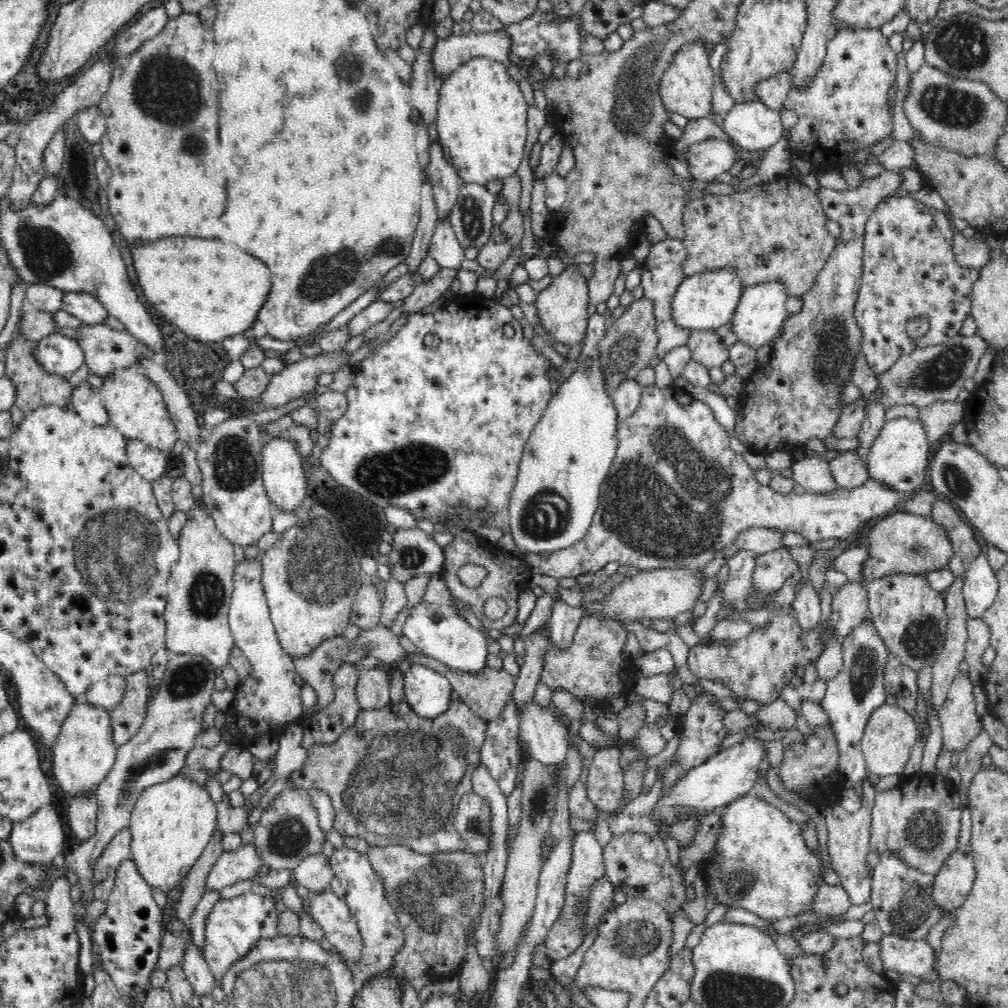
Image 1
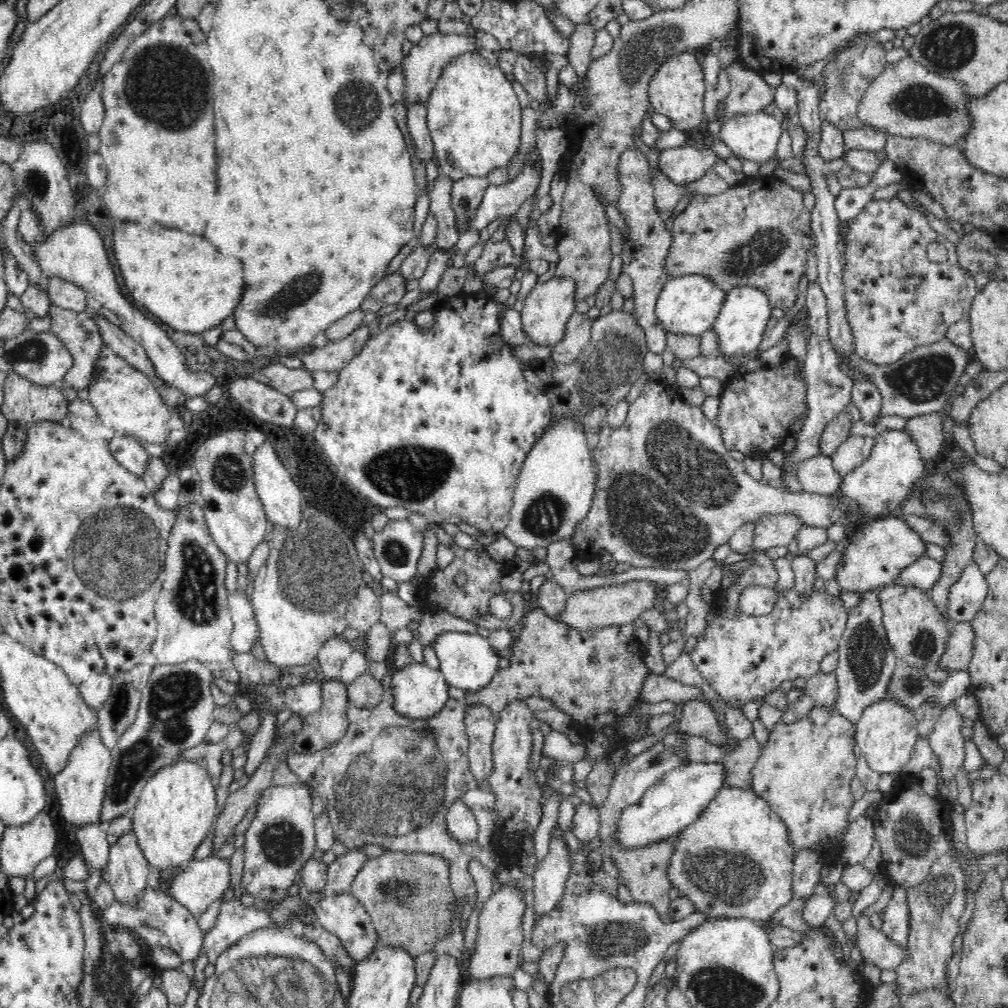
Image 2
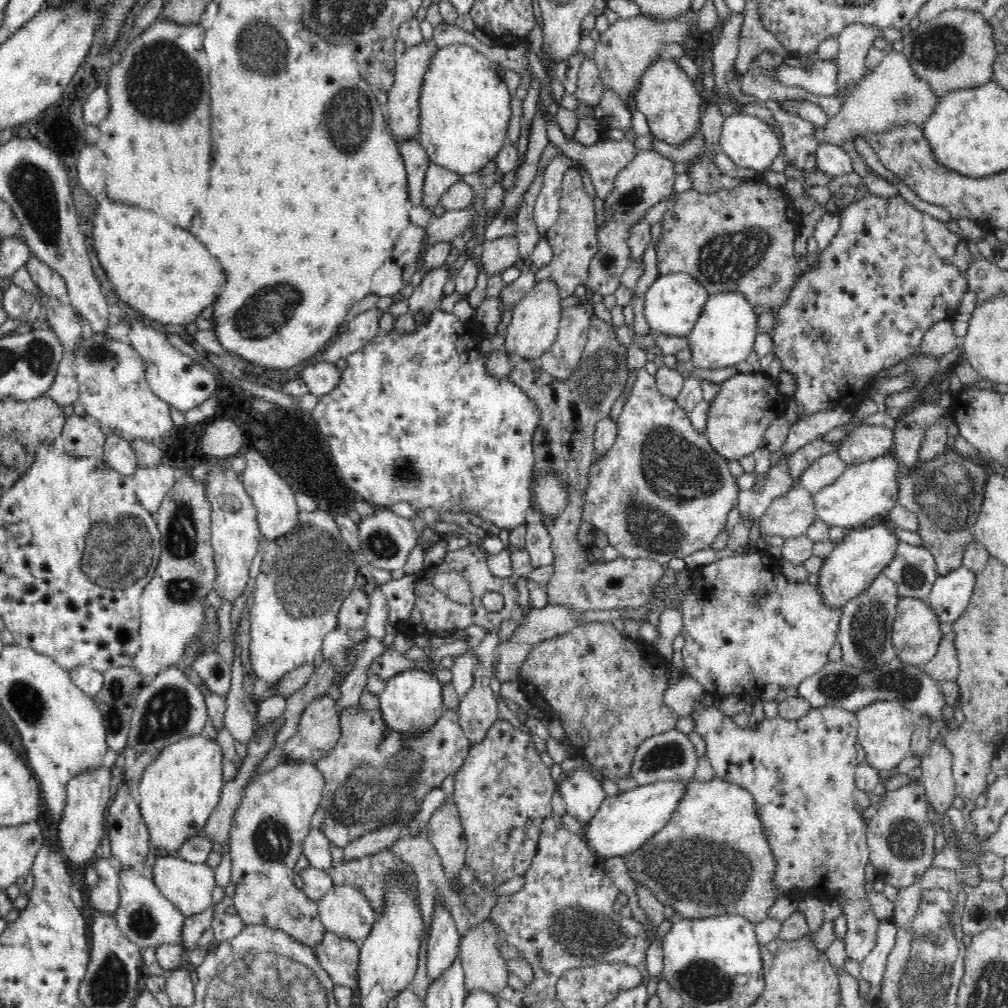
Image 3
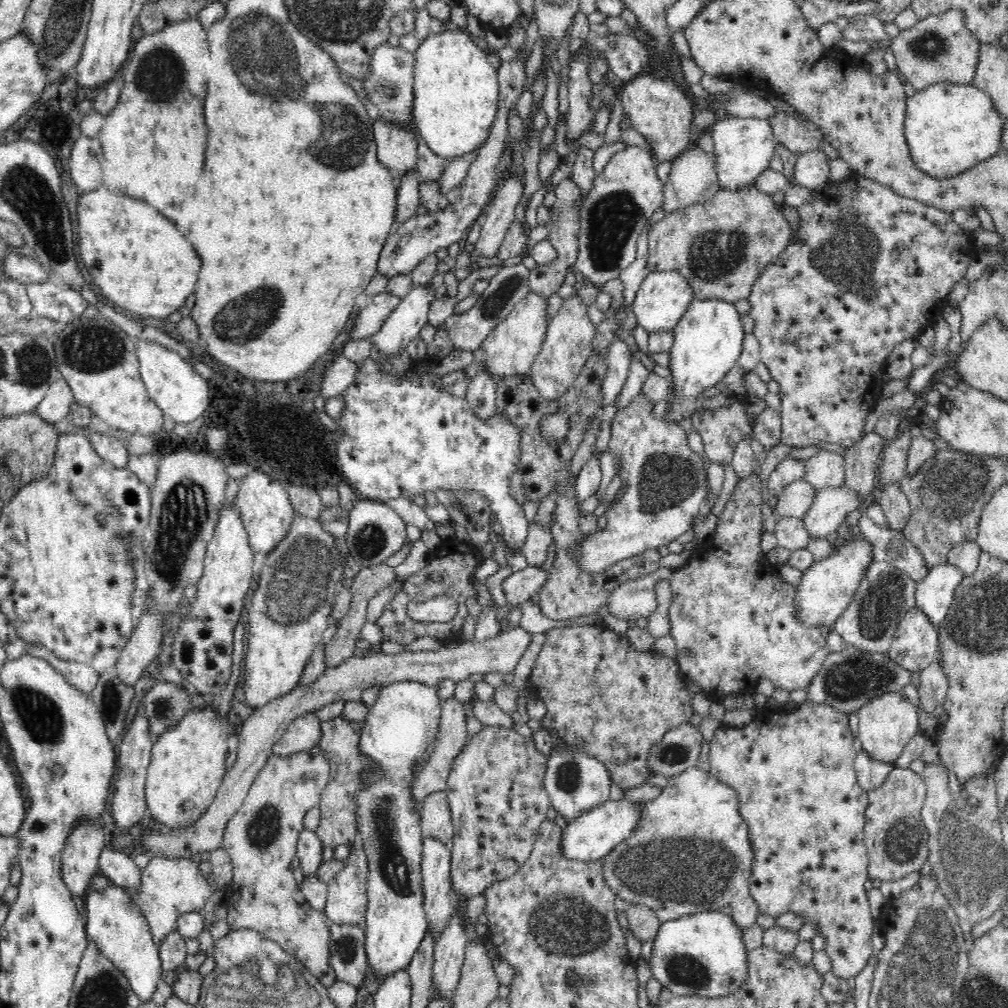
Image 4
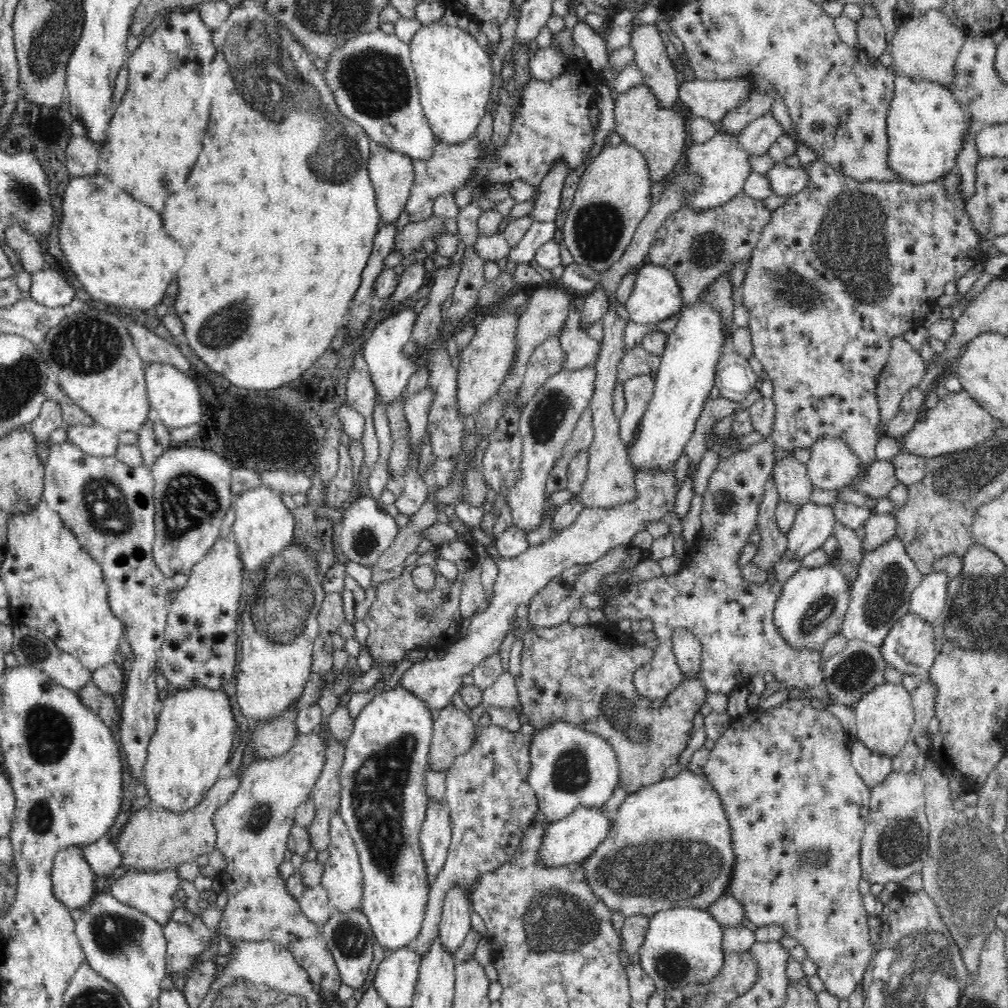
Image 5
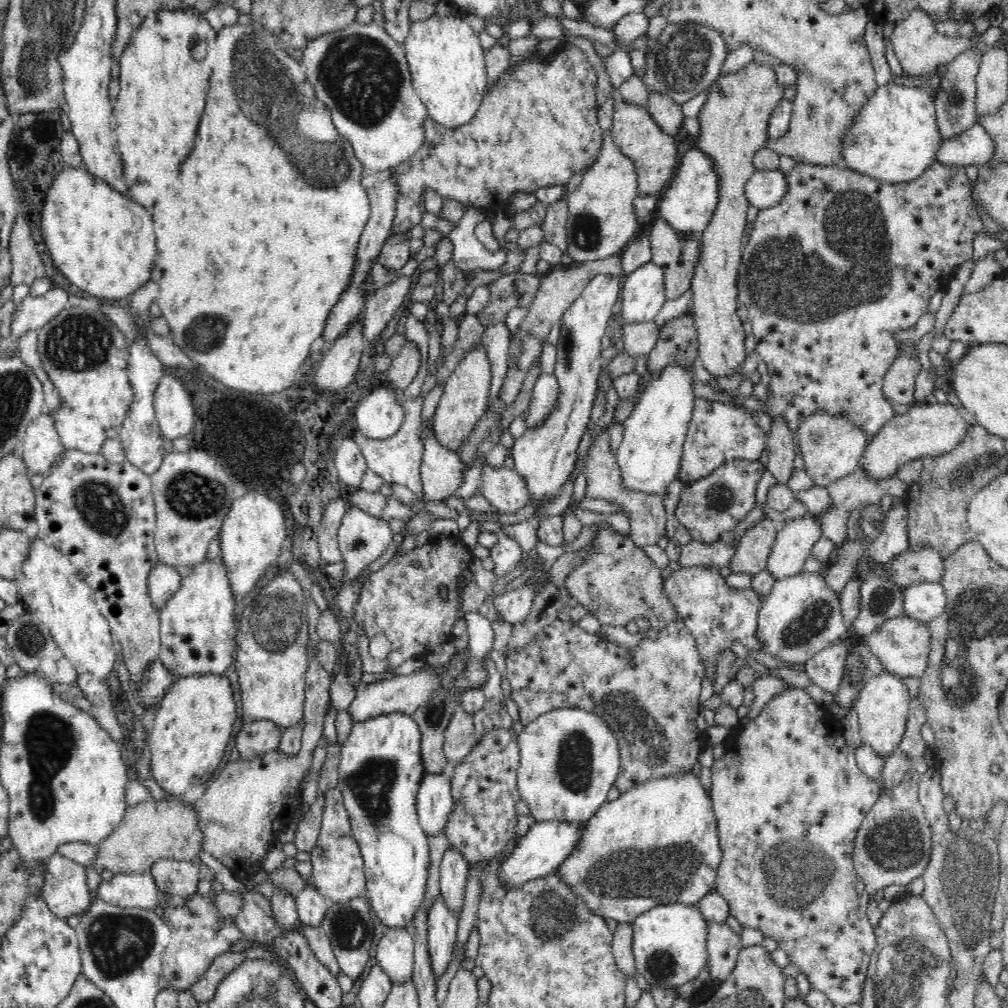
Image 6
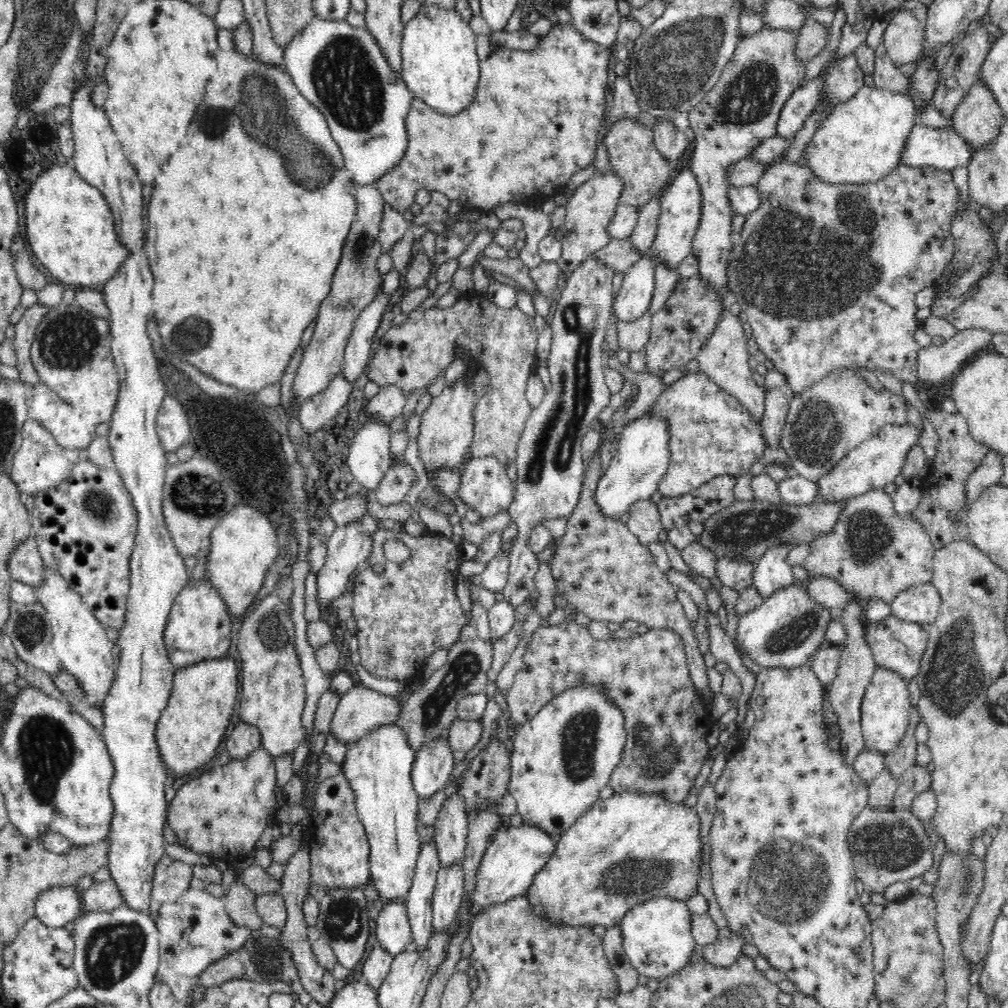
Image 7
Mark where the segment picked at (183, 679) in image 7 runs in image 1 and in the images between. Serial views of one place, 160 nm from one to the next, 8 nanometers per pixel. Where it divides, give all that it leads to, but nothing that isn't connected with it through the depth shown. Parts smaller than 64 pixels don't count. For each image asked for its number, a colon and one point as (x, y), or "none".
1: (172, 822)
2: (174, 812)
3: (178, 791)
4: (187, 765)
5: (190, 749)
6: (193, 724)

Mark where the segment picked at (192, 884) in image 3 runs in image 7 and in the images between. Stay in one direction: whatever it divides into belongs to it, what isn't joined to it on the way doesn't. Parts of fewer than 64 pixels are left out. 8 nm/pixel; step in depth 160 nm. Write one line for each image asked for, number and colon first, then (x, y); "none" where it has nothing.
4: (168, 888)
5: (153, 892)
6: (127, 890)
7: (103, 896)

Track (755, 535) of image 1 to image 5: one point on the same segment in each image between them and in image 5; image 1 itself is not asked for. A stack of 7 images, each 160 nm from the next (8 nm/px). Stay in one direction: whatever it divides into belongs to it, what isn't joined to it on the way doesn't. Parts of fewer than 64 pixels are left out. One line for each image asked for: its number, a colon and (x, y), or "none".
2: (773, 531)
3: (789, 516)
4: (797, 498)
5: (793, 485)

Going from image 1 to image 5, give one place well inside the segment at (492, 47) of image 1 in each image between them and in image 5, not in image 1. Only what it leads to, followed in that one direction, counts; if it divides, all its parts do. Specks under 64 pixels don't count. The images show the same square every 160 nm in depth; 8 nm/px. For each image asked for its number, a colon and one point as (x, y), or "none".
2: (421, 68)
3: (404, 121)
4: (396, 149)
5: (391, 172)

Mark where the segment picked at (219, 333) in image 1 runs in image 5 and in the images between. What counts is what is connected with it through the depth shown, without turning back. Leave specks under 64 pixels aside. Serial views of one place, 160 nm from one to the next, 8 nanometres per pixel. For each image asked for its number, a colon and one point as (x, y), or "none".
2: (182, 279)
3: (163, 272)
4: (139, 261)
5: (115, 245)

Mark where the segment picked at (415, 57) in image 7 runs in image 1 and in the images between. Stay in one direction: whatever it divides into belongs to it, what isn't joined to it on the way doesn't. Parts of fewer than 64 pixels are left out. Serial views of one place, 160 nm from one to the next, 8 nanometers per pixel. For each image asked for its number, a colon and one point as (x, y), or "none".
1: (481, 121)
2: (473, 115)
3: (465, 109)
4: (456, 91)
5: (454, 74)
6: (447, 66)

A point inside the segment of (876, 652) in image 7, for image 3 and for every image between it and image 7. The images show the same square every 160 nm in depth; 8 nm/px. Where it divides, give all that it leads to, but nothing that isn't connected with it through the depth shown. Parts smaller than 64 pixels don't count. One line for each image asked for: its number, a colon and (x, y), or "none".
3: (916, 634)
4: (915, 644)
5: (909, 647)
6: (902, 645)

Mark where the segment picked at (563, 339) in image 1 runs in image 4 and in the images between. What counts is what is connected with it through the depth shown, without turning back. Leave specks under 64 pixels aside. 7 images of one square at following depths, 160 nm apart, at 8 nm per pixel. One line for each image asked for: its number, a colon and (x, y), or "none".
2: (547, 307)
3: (532, 330)
4: (510, 348)

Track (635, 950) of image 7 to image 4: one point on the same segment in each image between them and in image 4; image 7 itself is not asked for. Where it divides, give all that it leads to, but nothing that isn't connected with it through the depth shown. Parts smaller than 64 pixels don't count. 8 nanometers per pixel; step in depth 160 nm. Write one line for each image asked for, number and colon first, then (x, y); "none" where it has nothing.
4: (703, 954)
5: (683, 945)
6: (669, 946)

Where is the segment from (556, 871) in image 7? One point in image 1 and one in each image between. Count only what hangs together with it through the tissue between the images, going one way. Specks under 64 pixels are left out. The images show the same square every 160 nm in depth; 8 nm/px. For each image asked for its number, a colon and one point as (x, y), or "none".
1: (760, 862)
2: (736, 860)
3: (712, 858)
4: (689, 853)
5: (668, 846)
6: (656, 844)

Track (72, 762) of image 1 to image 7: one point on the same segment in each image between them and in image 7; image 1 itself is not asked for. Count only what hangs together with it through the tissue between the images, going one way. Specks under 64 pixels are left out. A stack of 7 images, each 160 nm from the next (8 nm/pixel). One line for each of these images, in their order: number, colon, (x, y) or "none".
2: (80, 786)
3: (82, 825)
4: (79, 858)
5: (72, 879)
6: (65, 890)
7: (55, 907)

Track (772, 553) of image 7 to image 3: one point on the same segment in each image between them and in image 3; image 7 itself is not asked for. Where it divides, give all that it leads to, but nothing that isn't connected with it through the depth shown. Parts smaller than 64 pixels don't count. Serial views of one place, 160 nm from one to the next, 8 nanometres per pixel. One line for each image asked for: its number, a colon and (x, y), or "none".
3: (867, 489)
4: (831, 506)
5: (814, 524)
6: (794, 543)

